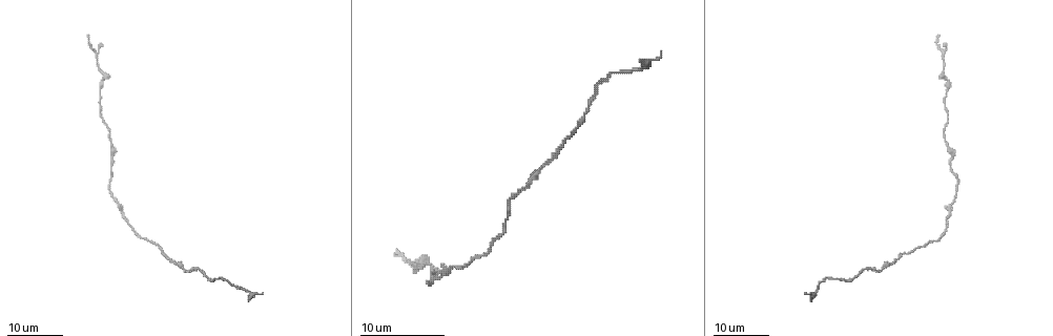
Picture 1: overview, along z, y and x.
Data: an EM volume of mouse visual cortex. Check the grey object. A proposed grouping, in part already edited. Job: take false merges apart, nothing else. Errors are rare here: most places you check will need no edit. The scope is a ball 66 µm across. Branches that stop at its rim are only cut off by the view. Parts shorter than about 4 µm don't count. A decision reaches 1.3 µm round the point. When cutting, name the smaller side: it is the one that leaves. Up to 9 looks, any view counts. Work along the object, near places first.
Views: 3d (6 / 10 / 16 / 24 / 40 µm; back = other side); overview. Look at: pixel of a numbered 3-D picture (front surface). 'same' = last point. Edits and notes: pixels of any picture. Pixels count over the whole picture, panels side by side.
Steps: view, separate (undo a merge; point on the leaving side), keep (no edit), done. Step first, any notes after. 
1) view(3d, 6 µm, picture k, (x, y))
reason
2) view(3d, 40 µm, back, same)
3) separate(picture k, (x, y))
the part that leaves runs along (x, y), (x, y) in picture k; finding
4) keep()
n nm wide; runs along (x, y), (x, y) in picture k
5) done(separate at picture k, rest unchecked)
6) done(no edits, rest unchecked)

view(3d, 16 µm, picture 1, (945, 71))
calibre changes

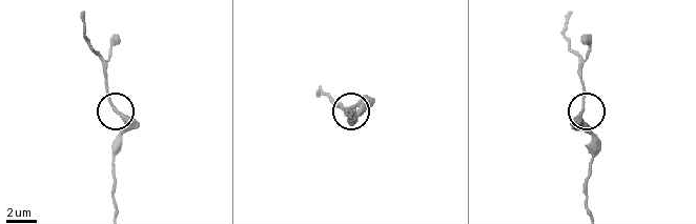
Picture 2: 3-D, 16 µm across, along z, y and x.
view(3d, 6 µm, picture 2, (116, 106))

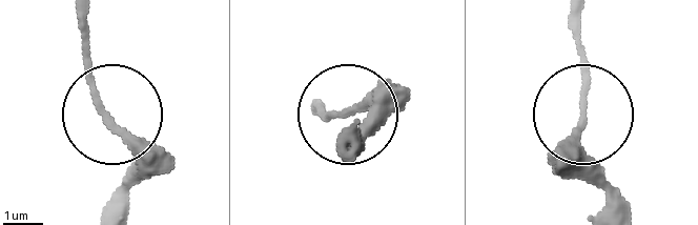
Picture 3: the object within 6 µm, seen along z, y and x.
view(3d, 6 µm, back, picture 3, (348, 112))

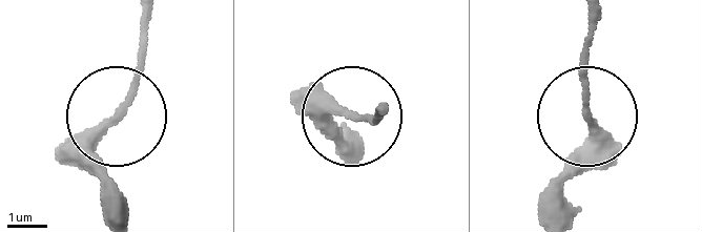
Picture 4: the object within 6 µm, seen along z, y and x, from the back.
keep()
runs along (558, 216), (564, 166), (587, 126), (587, 16) in picture 4; one cell here

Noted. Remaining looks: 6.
view(3d, 24 µm, picture 1, (949, 216))
calibre changes

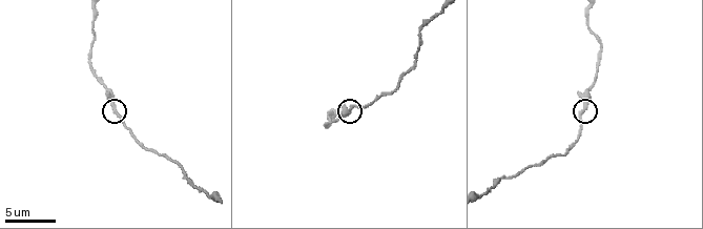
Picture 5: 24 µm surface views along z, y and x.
view(3d, 6 µm, picture 5, (582, 110))
closer look

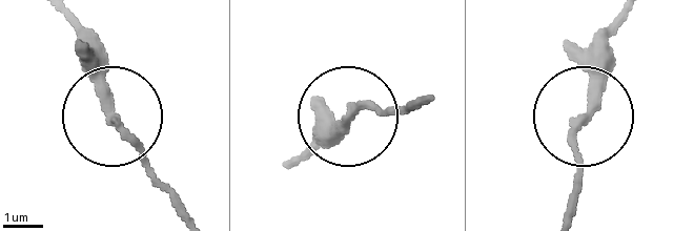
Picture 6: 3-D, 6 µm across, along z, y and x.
keep()
250 nm wide; runs along (572, 209), (572, 132), (592, 91), (599, 35) in picture 6; continuous, no second cell

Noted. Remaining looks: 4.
view(3d, 16 µm, picture 1, (883, 268))
sudden change in width

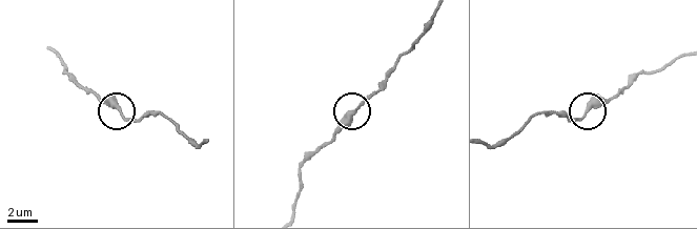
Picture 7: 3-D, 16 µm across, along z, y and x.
view(3d, 10 µm, picture 7, (354, 113))
zoom in

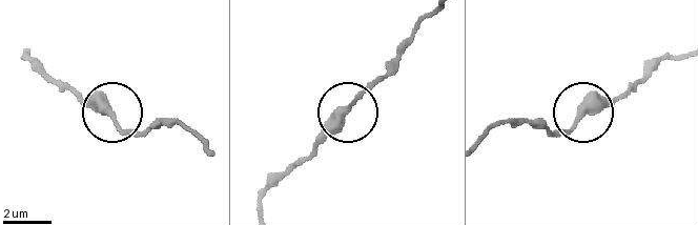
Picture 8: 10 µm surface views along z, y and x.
keep()
one cell here

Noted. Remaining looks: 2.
view(3d, 24 µm, picture 1, (948, 146))
sudden change in width

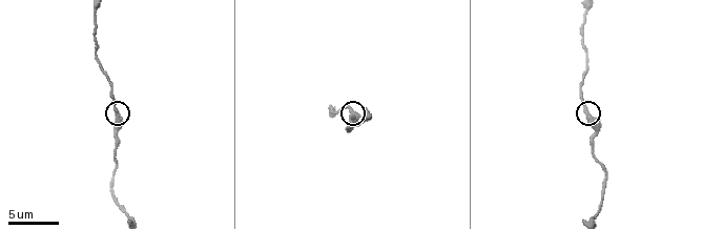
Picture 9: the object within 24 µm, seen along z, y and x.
view(3d, 10 µm, picture 9, (588, 116))
zoom in

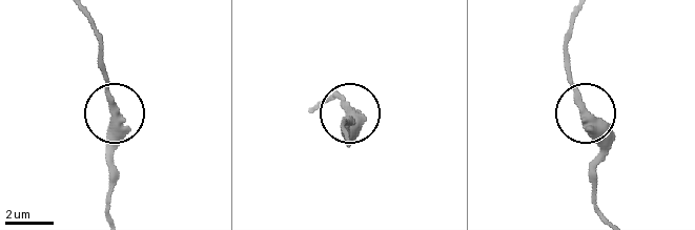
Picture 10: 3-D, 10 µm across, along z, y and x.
keep()
runs along (108, 212), (113, 110), (102, 58) in picture 10; one cell here

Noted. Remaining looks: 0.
done(no edits, rest unchecked)

